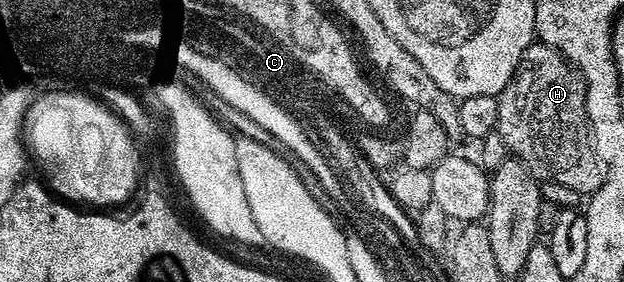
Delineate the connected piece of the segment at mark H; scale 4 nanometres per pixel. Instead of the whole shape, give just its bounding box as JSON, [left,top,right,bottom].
[496,40,604,196]

